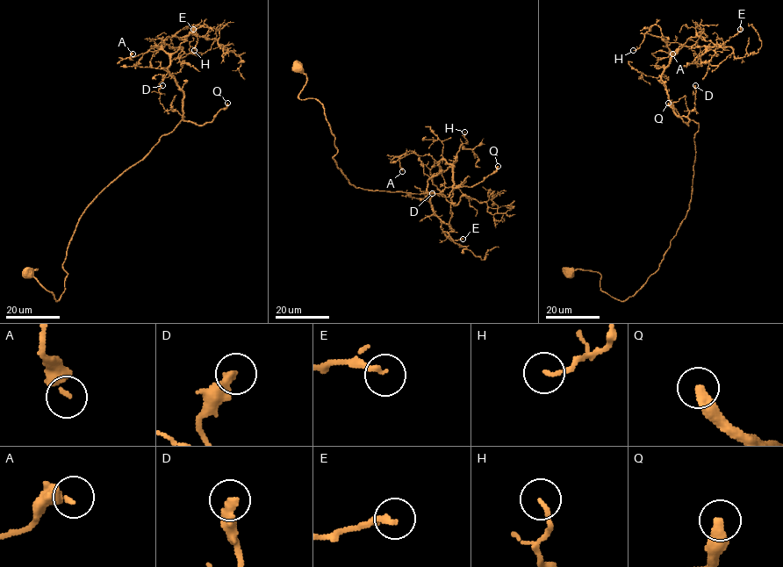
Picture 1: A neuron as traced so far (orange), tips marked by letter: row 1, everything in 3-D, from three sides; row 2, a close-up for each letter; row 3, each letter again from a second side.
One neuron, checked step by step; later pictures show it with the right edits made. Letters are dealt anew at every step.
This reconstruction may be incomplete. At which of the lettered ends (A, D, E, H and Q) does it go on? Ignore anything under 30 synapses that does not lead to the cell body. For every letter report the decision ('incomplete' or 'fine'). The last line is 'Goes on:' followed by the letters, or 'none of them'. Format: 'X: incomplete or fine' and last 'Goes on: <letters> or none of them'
A: fine
D: fine
E: fine
H: fine
Q: incomplete
Goes on: Q

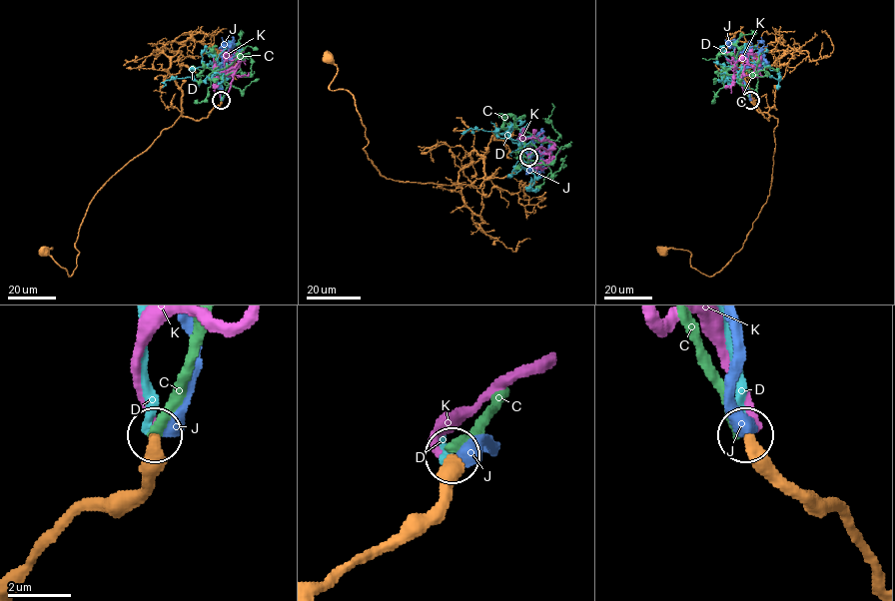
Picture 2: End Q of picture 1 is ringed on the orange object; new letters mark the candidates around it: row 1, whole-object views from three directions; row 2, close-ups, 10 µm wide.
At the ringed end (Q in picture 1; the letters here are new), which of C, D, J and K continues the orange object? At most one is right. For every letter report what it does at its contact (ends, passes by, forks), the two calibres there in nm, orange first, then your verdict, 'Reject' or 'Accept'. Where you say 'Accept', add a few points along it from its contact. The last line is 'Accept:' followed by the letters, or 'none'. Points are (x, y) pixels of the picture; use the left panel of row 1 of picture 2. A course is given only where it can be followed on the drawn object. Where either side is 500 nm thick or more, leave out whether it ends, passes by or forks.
C: It ends there. Thickness 440 nm (orange) against 320 nm. Reject
D: It ends there. Thickness 440 nm (orange) against 280 nm. Reject
J: Thickness 440 nm (orange) against 550 nm. Reject
K: It ends there. Thickness 440 nm (orange) against 320 nm. Reject
Accept: none

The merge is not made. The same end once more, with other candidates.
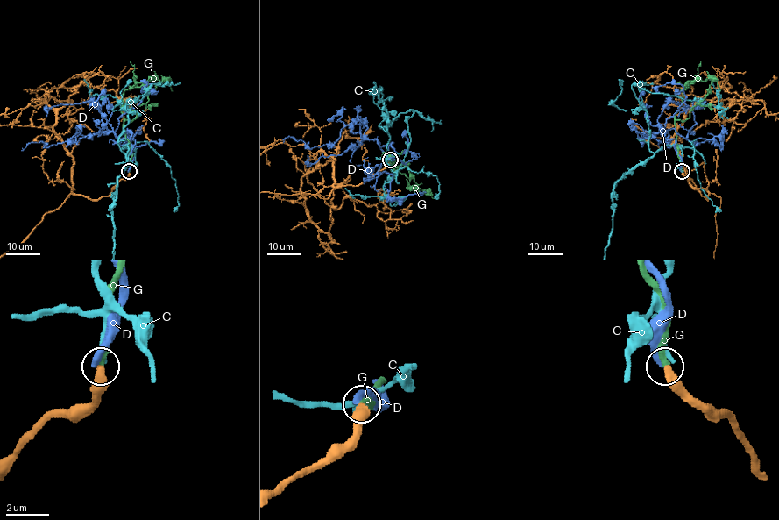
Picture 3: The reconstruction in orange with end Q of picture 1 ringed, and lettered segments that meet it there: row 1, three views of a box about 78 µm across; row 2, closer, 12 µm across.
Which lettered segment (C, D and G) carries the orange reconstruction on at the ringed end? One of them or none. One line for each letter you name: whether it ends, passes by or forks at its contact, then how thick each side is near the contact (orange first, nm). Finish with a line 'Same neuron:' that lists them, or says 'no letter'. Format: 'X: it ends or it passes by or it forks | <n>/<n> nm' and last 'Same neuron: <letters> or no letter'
G: it ends | 440/300 nm
Same neuron: G

